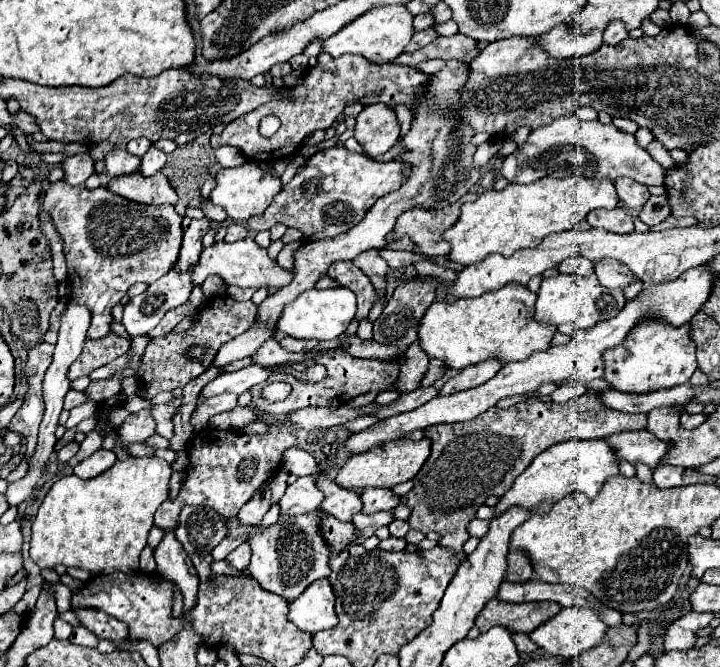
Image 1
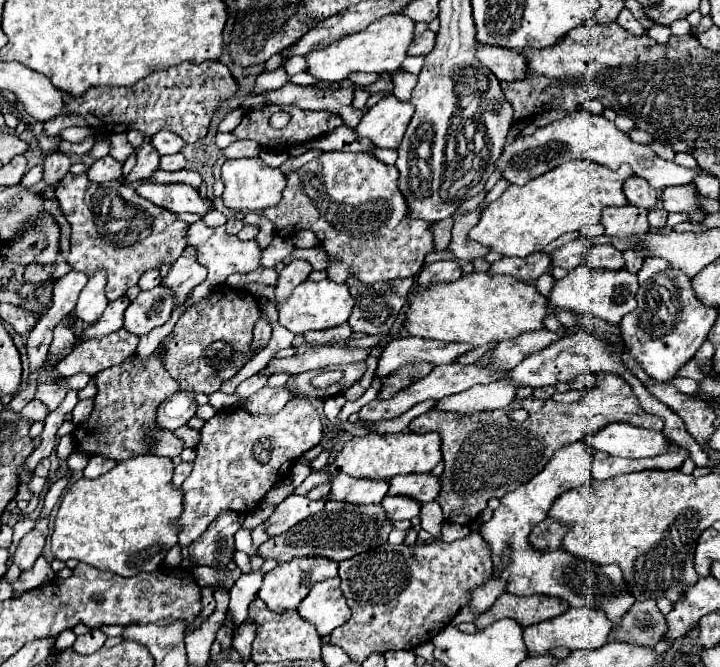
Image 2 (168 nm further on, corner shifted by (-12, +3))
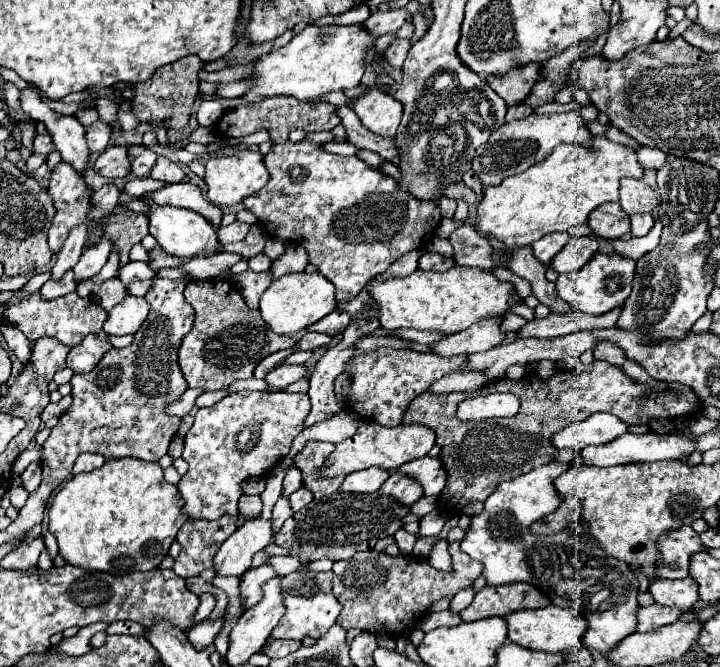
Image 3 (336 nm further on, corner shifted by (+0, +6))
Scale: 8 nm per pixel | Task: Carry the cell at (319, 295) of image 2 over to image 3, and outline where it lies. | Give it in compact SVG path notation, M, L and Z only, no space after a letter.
M290 273L284 275L262 293L260 297L260 313L266 325L278 335L294 335L296 331L306 329L308 325L320 321L328 313L336 309L334 285L320 273Z

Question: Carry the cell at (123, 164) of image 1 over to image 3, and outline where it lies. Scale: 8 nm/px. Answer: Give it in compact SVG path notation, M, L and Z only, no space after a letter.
M92 123L86 129L86 139L88 139L90 153L102 153L108 147L108 141L110 141L110 125Z

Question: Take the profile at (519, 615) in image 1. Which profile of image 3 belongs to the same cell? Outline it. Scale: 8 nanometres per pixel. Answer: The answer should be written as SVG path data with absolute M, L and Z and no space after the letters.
M510 583L504 587L484 587L474 601L460 611L462 621L478 621L486 617L506 617L512 611L548 607L550 599L530 583Z

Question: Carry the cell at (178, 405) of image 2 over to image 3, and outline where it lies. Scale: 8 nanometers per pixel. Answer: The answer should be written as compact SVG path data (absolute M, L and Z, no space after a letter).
M186 389L184 395L180 395L180 399L176 399L176 403L168 403L168 415L184 417L194 407L194 401L198 395L200 395L198 389Z

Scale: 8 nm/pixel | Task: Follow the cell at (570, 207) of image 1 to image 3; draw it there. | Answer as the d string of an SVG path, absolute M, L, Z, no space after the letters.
M594 137L594 147L560 145L540 165L524 173L506 177L500 185L488 187L476 211L476 231L502 241L506 249L528 247L552 231L568 231L588 219L590 211L606 201L618 201L620 177L640 179L644 169L630 147L612 143L606 137Z

